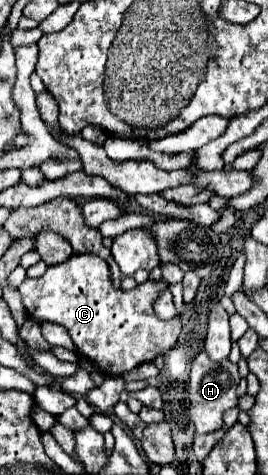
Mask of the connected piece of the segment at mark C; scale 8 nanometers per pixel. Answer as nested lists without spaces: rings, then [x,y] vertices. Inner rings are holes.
[[[74,254],[62,264],[48,266],[42,278],[26,278],[18,290],[32,318],[38,322],[62,324],[78,352],[102,368],[100,372],[106,376],[122,376],[144,362],[152,362],[158,354],[166,354],[176,346],[182,332],[180,316],[160,320],[154,312],[154,302],[168,290],[166,280],[148,280],[124,292],[112,286],[108,264],[94,254]]]

